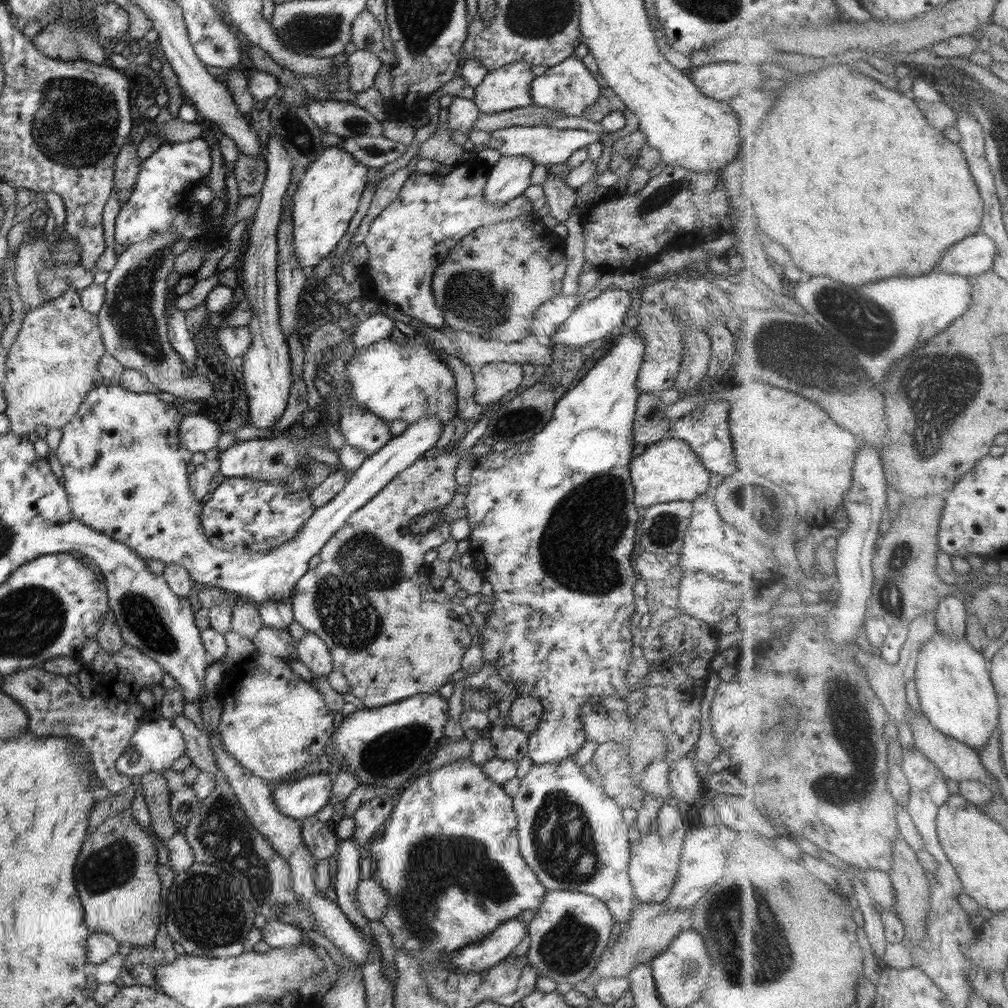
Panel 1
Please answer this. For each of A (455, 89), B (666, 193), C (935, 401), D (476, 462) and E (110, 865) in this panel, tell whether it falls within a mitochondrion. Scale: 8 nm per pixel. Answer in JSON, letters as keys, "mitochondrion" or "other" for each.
{"A":"other","B":"mitochondrion","C":"mitochondrion","D":"other","E":"mitochondrion"}

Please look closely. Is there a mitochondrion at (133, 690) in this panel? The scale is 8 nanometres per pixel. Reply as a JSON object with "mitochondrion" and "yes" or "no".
{"mitochondrion":"no"}

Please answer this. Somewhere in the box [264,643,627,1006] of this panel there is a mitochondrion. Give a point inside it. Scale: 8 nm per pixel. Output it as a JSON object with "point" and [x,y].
{"point":[433,860]}

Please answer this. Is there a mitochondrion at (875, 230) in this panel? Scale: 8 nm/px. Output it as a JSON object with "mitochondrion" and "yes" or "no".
{"mitochondrion":"no"}

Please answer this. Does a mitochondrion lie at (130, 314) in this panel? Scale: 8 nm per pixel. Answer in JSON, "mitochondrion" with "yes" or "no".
{"mitochondrion":"yes"}

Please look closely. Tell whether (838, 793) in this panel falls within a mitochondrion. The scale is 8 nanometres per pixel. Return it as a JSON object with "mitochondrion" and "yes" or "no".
{"mitochondrion":"yes"}

